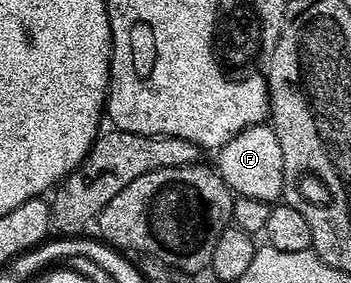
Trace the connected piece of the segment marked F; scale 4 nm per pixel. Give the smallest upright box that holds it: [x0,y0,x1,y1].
[214,124,283,204]

